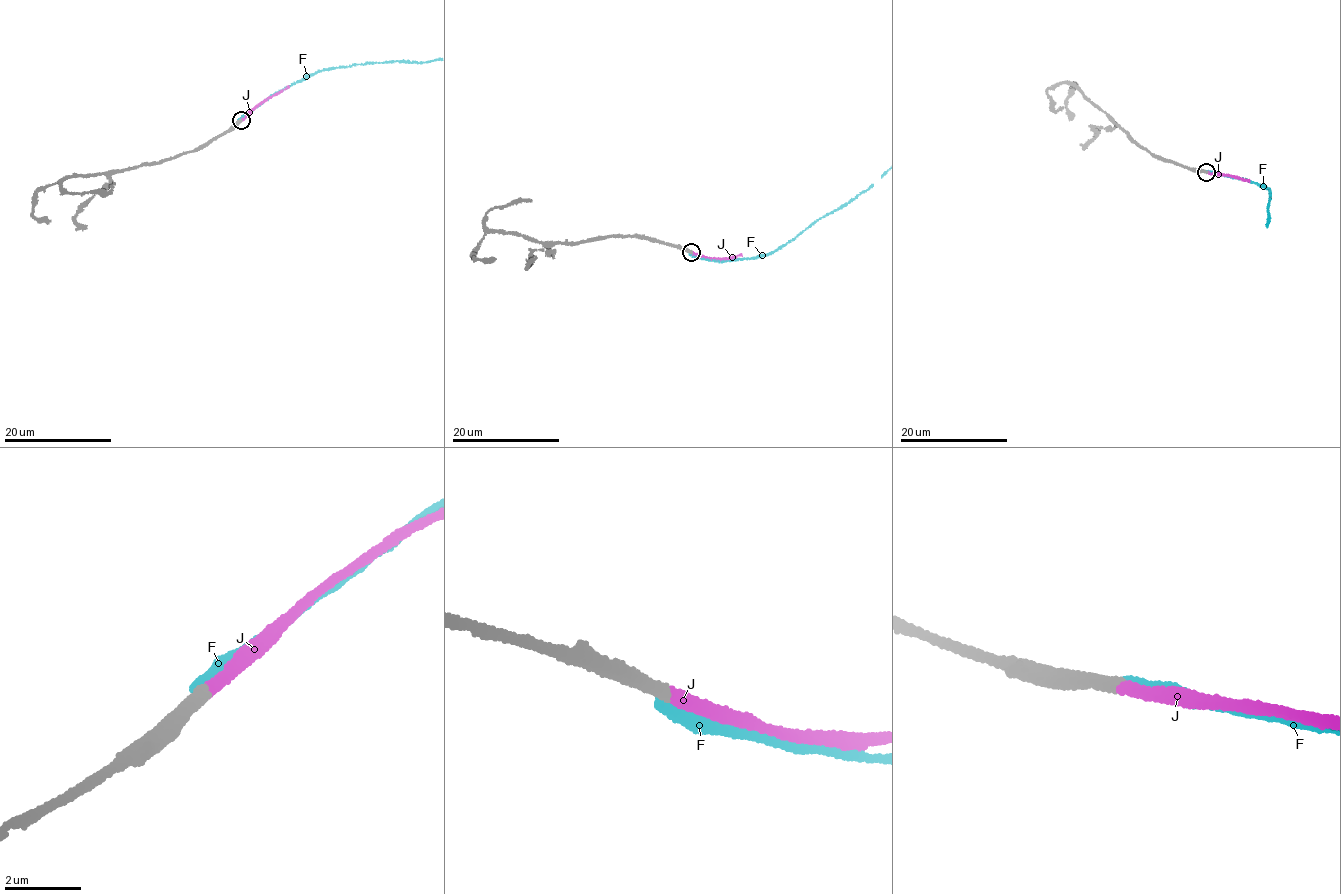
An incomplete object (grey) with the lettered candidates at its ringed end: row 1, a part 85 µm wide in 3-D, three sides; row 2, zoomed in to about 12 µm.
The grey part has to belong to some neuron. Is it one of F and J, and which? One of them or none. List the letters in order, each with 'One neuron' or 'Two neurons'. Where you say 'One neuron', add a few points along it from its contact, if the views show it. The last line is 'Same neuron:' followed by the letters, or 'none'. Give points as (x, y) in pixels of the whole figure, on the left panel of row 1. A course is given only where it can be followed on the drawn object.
F: Two neurons
J: One neuron. Its course: (241, 120), (267, 97), (288, 85)
Same neuron: J

